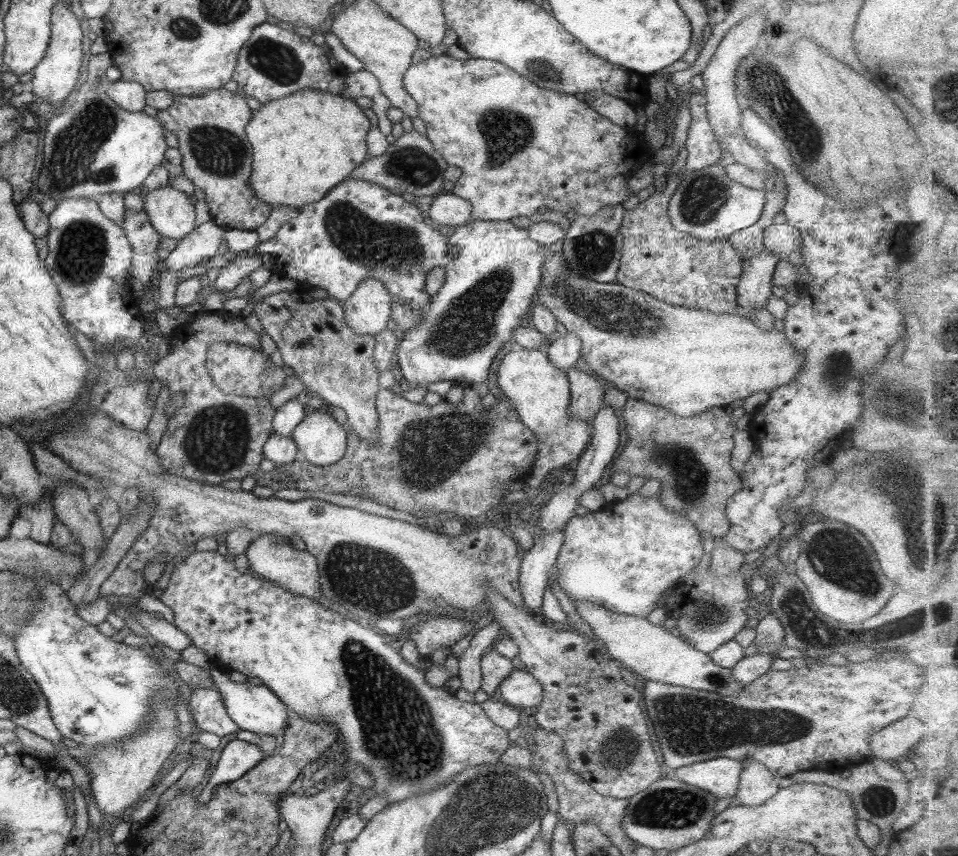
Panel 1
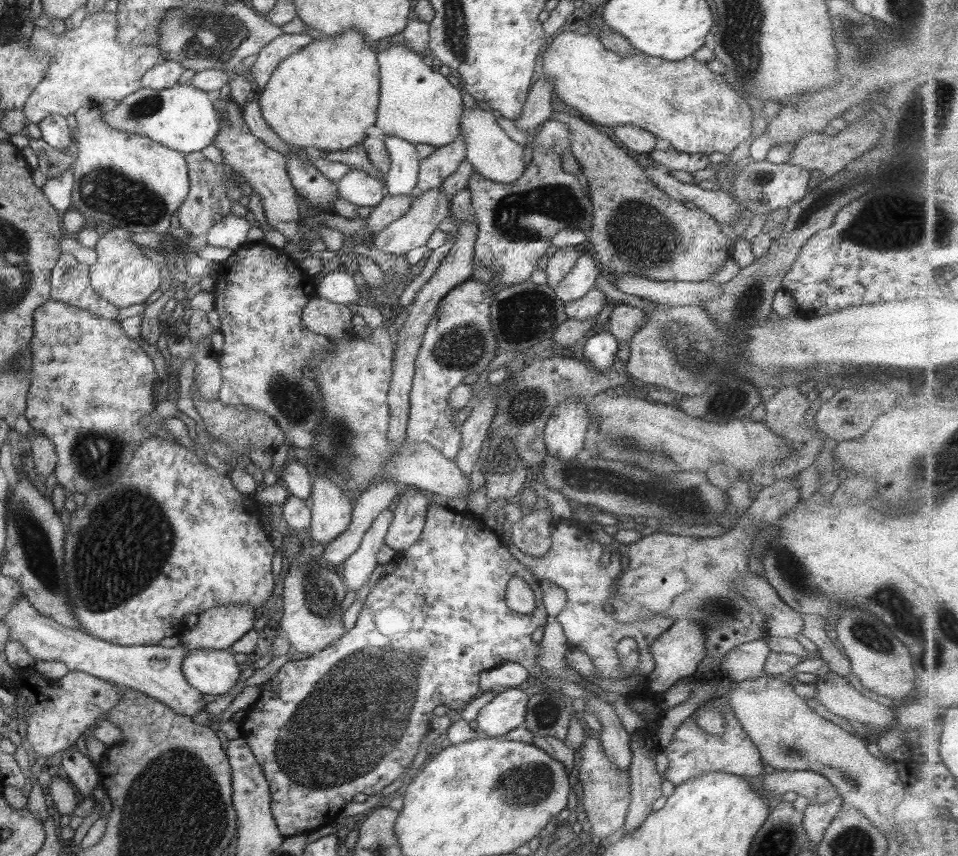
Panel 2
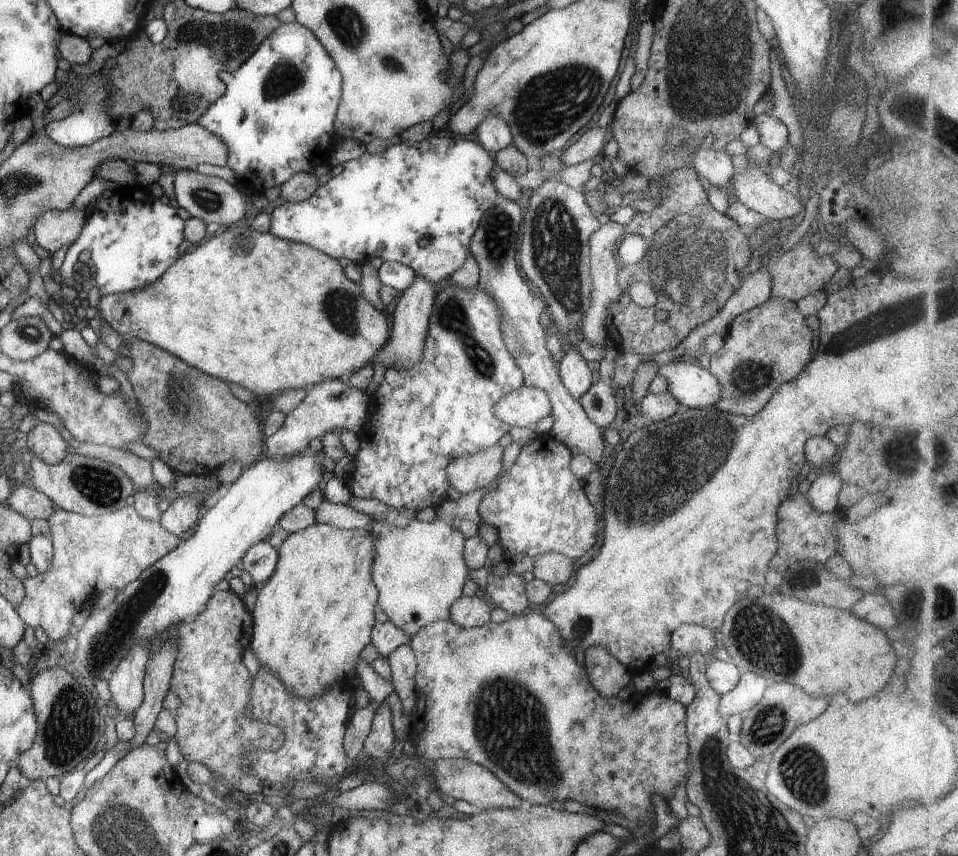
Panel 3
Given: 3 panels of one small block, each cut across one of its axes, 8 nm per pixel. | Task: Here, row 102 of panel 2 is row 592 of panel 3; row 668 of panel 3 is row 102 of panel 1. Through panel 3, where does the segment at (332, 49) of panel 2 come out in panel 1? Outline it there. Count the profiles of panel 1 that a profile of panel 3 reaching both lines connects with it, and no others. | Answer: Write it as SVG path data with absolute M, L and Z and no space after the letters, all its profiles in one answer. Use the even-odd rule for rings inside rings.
M303 88L283 98L265 102L257 111L252 111L251 120L244 128L252 148L251 174L248 178L251 192L271 208L288 206L299 209L317 202L366 159L365 139L370 126L362 108L343 95Z

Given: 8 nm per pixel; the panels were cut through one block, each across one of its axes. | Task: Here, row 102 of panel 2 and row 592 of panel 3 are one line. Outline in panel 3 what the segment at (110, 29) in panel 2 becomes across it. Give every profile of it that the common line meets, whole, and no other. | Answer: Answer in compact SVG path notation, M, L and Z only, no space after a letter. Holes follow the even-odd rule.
M129 505L93 516L57 508L48 516L47 522L53 549L51 568L22 580L25 597L16 607L19 618L27 626L39 626L52 641L68 636L72 616L89 597L96 599L109 587L115 587L116 591L122 589L128 582L138 578L144 568L193 534L193 528L189 527L181 536L172 535L158 520L141 518Z

